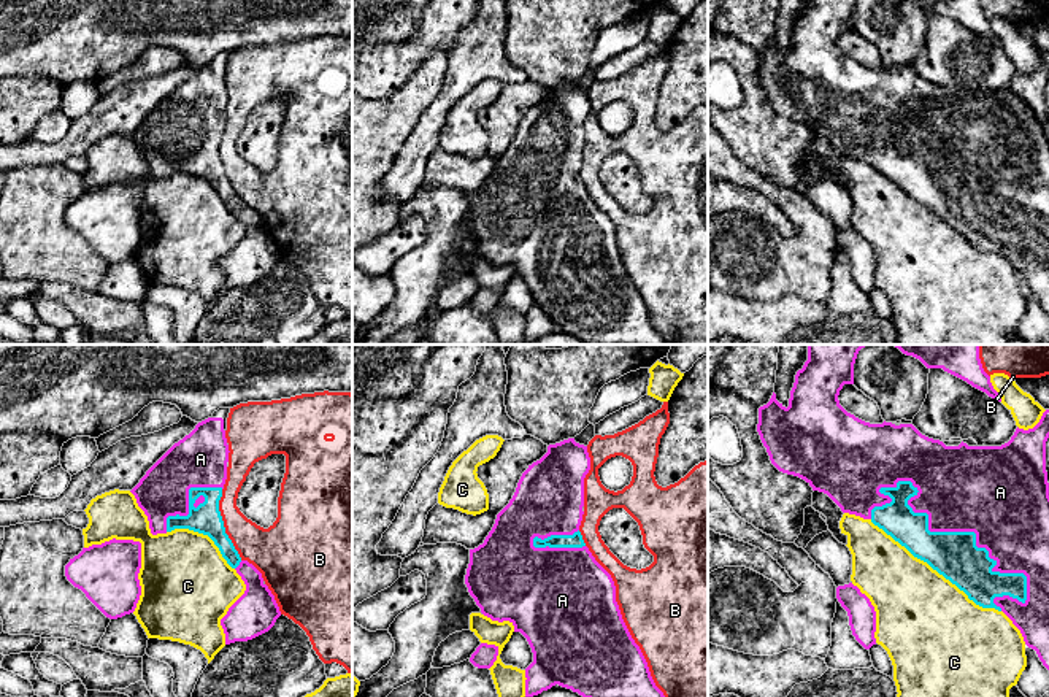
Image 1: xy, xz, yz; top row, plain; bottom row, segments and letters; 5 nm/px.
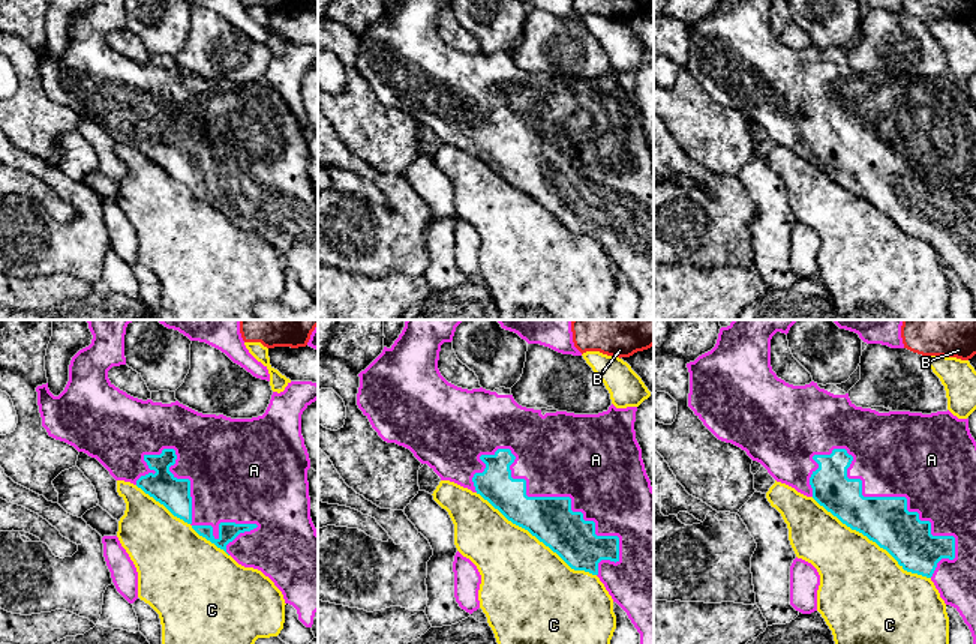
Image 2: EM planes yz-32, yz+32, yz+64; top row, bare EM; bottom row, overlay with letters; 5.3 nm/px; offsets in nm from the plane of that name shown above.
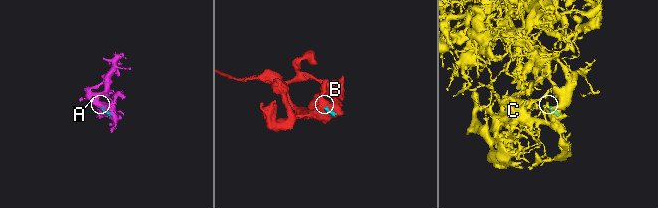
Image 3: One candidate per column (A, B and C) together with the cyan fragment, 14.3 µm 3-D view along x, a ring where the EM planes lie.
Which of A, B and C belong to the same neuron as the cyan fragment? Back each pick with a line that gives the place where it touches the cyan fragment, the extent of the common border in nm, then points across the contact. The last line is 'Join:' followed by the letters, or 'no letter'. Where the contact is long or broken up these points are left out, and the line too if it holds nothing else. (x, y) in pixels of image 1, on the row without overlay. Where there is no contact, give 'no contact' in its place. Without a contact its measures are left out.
A: contact yz (957, 177); length 950 nm
Join: A

